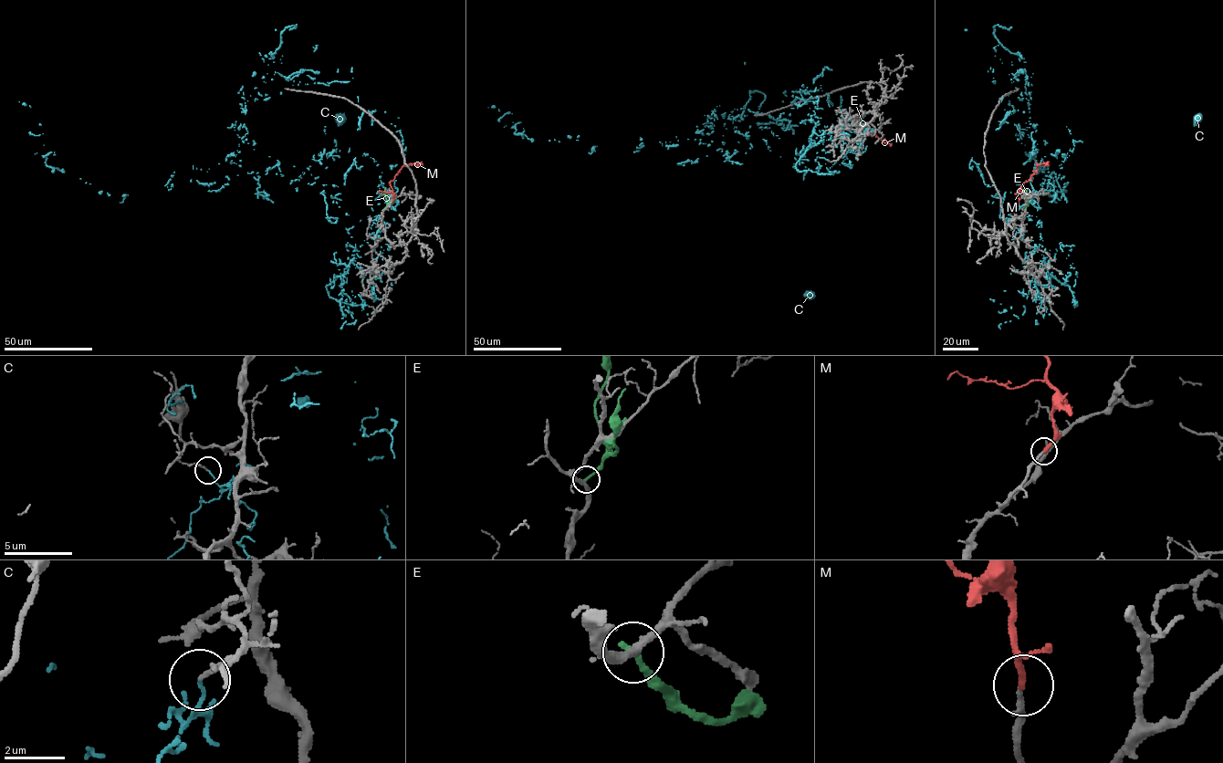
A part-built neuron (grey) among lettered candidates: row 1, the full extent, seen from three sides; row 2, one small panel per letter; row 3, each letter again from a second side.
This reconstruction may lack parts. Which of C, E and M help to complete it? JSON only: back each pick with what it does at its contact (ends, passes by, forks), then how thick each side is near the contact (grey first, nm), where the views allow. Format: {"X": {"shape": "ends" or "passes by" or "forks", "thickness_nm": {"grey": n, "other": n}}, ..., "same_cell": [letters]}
{"M": {"shape": "ends", "thickness_nm": {"grey": 180, "other": 240}}, "same_cell": ["M"]}

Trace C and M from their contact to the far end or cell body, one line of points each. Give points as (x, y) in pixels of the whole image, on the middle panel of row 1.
C: (848, 114), (808, 290), (727, 151), (530, 140), (487, 107)
M: (861, 116), (858, 122), (869, 135), (877, 136), (890, 146)

